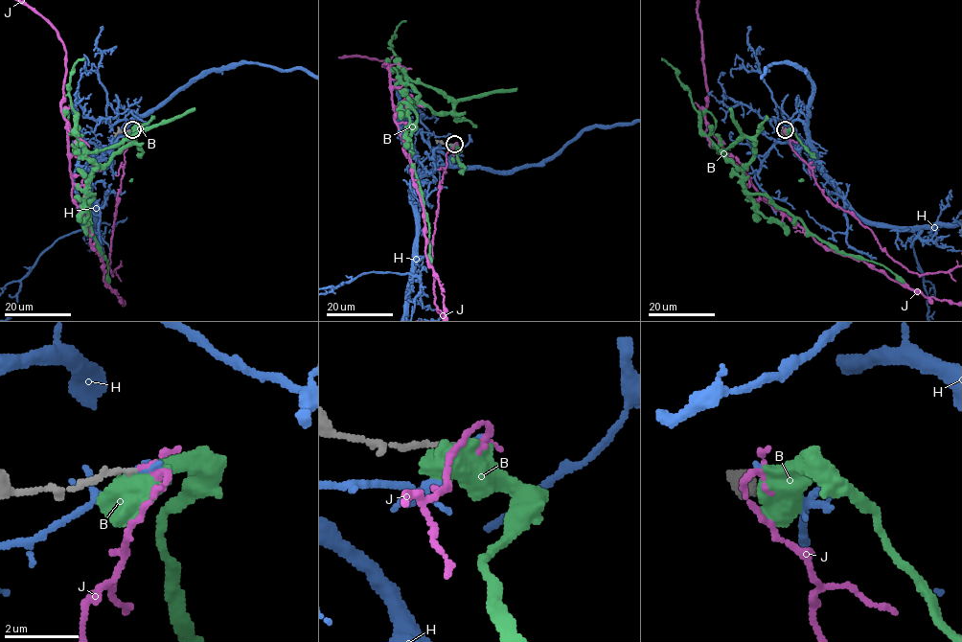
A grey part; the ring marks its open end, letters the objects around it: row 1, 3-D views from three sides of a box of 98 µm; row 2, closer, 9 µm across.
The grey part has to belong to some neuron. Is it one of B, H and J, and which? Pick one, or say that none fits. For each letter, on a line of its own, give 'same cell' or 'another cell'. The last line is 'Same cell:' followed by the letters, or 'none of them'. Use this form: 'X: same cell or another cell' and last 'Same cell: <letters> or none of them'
B: another cell
H: another cell
J: same cell
Same cell: J

